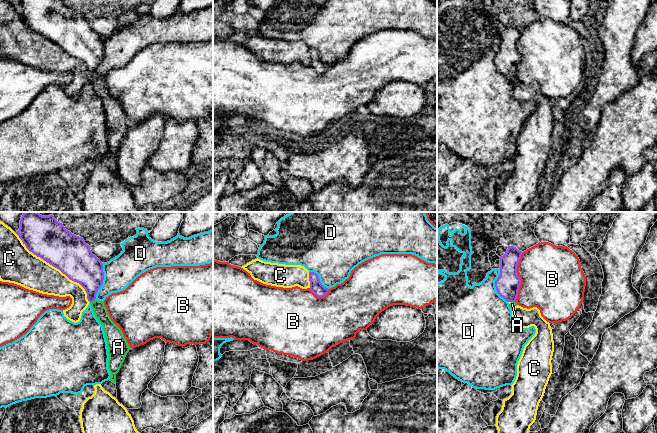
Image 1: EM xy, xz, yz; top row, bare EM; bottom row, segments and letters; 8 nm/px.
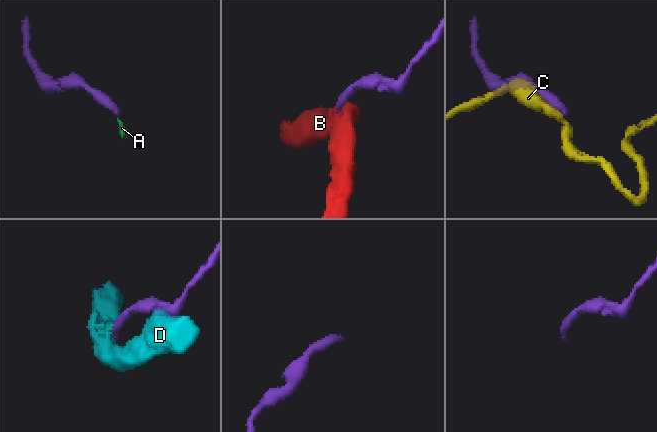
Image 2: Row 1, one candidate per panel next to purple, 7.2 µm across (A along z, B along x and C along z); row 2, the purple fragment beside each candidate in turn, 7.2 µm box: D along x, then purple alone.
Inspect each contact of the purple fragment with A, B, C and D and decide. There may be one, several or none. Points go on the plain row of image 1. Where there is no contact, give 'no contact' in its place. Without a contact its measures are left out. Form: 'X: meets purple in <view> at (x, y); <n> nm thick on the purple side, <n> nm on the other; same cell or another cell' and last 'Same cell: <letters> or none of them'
A: meets purple in xy at (92, 77); 240 nm thick on the purple side, 110 nm on the other; same cell
B: meets purple in yz at (519, 53); 190 nm thick on the purple side, 480 nm on the other; another cell
C: meets purple in xy at (55, 43); 300 nm thick on the purple side, 280 nm on the other; another cell
D: meets purple in xy at (102, 57); 280 nm thick on the purple side, 240 nm on the other; another cell
Same cell: A

